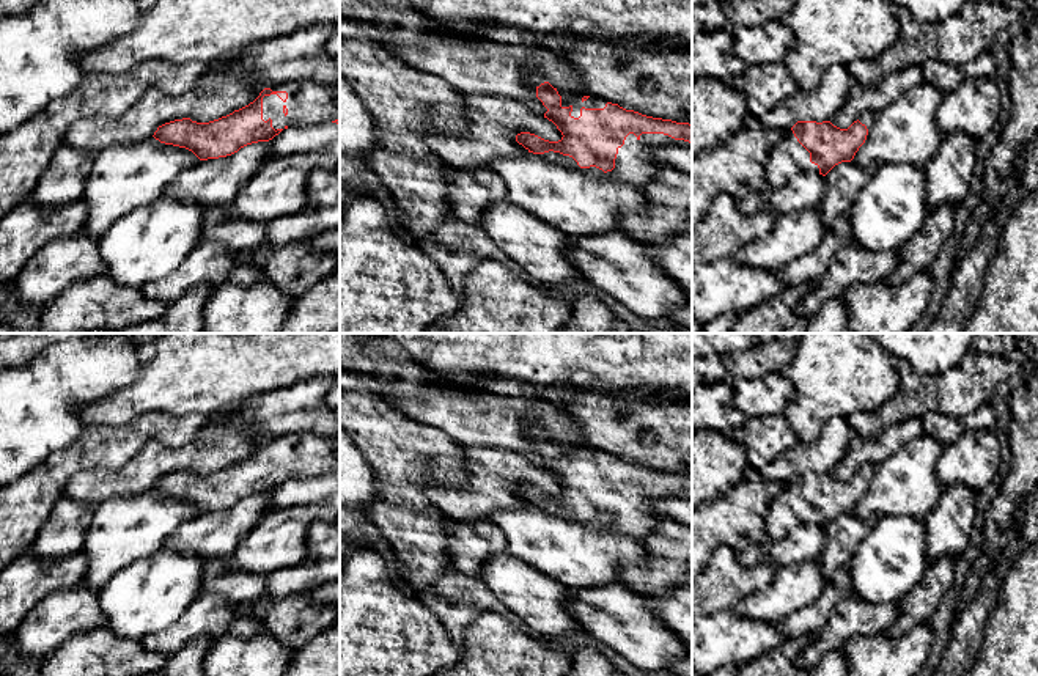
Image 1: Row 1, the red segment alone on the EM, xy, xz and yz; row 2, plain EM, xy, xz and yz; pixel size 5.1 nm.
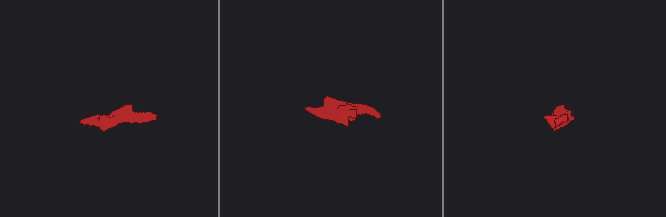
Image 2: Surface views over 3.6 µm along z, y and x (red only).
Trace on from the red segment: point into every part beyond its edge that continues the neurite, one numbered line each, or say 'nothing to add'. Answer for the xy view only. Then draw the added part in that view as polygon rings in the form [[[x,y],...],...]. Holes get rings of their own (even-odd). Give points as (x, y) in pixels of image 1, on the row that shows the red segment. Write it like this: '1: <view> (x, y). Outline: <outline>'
1: xy (309, 102). Outline: [[[311,80],[289,82],[271,86],[271,96],[263,97],[263,119],[272,119],[272,127],[307,127],[340,119],[340,85],[319,85]]]

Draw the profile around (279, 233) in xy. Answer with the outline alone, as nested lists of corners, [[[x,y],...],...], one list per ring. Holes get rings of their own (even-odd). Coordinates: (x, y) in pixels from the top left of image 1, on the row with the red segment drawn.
[[[308,206],[294,215],[269,222],[267,241],[261,253],[296,241],[311,242],[324,230],[337,226],[340,226],[340,206],[326,209]]]

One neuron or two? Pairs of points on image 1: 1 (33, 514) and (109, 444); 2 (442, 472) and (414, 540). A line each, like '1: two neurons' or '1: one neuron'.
1: one neuron
2: one neuron

